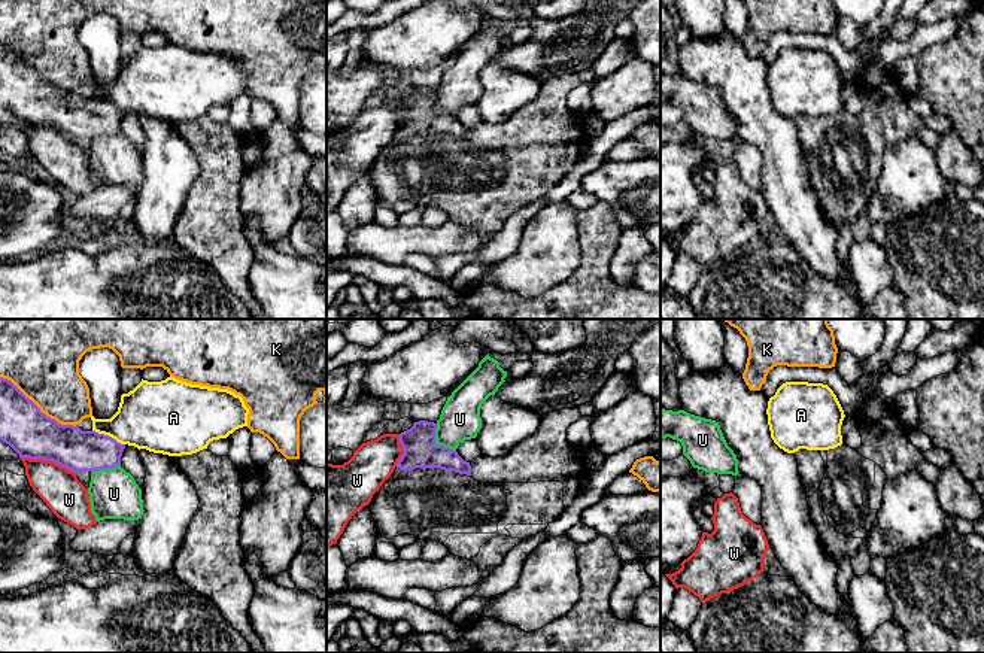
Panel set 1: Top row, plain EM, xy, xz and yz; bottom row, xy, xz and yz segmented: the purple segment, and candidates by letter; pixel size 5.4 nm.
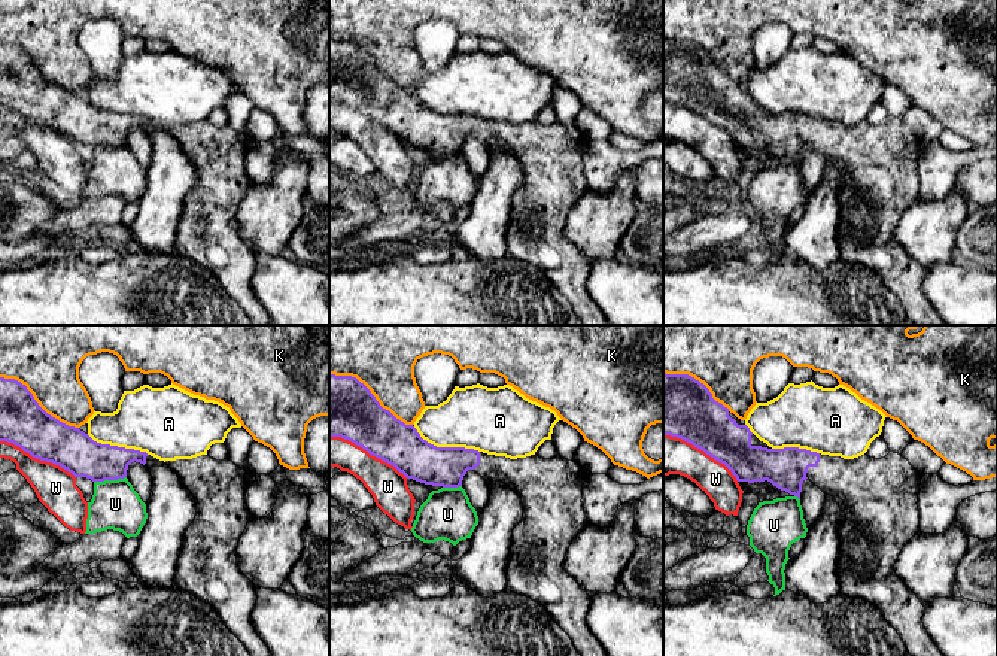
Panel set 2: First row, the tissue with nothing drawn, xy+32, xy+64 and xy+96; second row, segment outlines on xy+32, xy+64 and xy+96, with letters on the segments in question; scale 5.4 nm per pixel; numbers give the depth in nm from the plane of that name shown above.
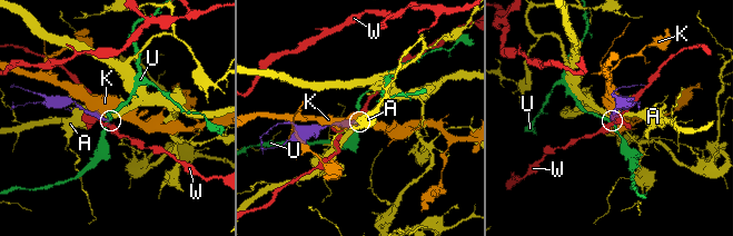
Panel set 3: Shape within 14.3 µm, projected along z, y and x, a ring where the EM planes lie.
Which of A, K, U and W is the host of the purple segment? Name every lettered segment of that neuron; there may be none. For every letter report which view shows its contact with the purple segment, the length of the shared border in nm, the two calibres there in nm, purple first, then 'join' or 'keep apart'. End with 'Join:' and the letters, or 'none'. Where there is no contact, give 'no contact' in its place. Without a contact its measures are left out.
A: xy | 190 nm | 220/340 nm | keep apart
K: xy | 500 nm | 260/380 nm | keep apart
U: xz | 190 nm | 180/220 nm | keep apart
W: xy | 320 nm | 260/220 nm | keep apart
Join: none

